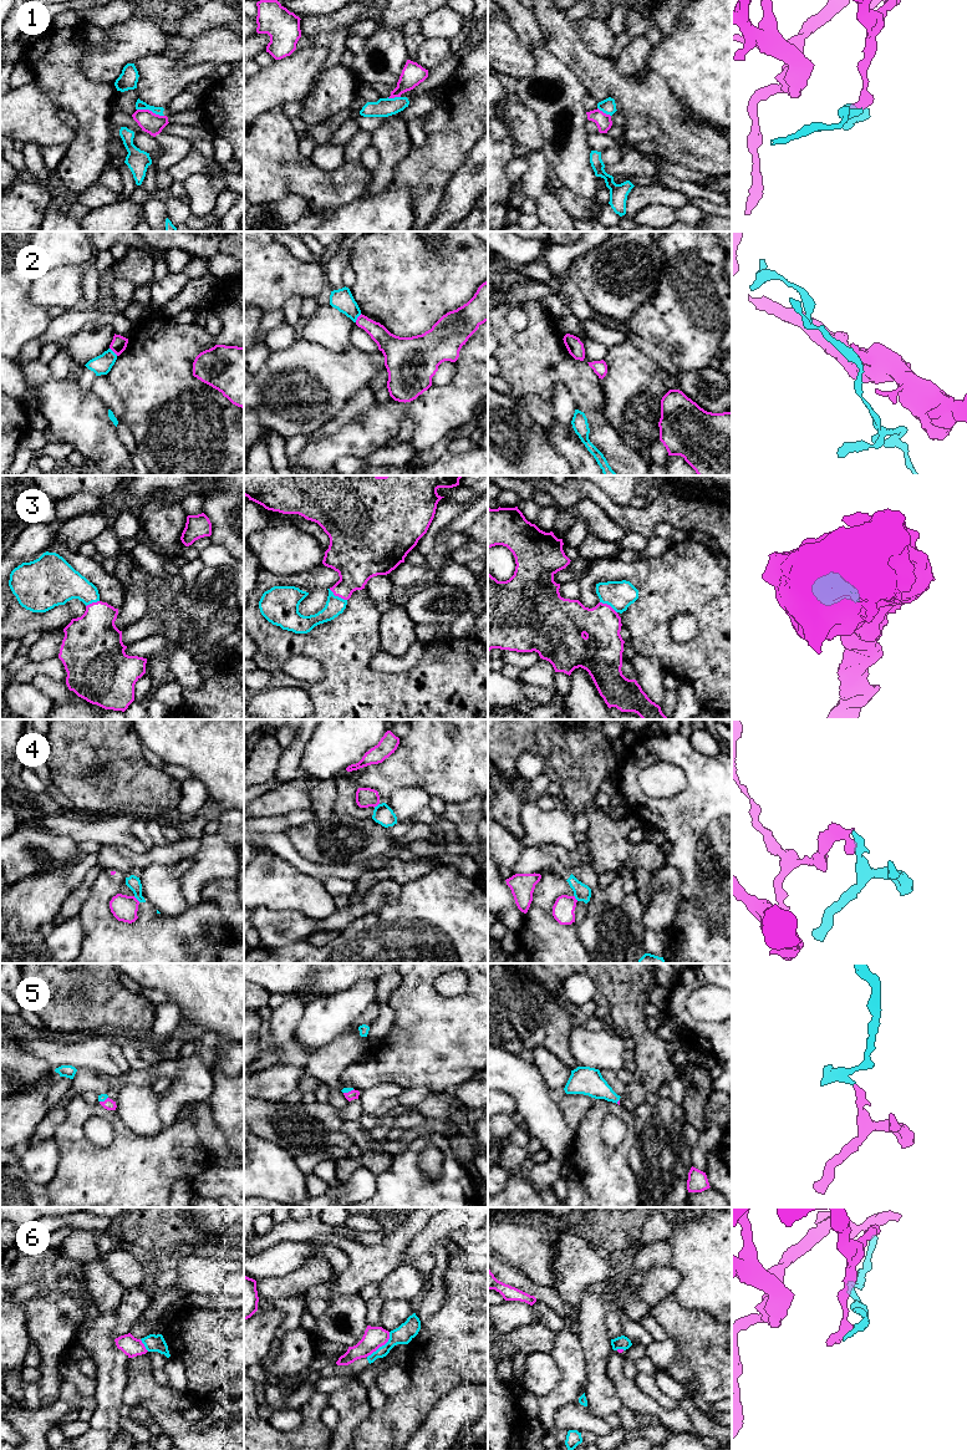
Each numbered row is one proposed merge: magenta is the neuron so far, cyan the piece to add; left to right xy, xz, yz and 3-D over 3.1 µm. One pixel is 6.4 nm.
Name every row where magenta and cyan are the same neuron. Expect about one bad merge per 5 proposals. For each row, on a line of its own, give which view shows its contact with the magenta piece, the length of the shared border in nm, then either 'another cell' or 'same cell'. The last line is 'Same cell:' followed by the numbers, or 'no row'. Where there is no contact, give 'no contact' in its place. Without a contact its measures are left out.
1: contact in xy; length 180 nm; another cell
2: contact in xz; length 70 nm; another cell
3: contact in xz; length 140 nm; same cell
4: contact in xy; length 60 nm; another cell
5: contact in xz; length 80 nm; same cell
6: contact in xz; length 220 nm; another cell
Same cell: 3, 5

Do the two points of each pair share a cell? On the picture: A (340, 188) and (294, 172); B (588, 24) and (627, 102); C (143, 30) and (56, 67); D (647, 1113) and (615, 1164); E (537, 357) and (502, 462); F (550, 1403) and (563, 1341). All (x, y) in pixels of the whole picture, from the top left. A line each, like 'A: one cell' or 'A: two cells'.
A: one cell
B: two cells
C: two cells
D: two cells
E: two cells
F: one cell

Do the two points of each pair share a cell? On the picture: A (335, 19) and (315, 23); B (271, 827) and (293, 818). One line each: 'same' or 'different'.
A: same
B: same

